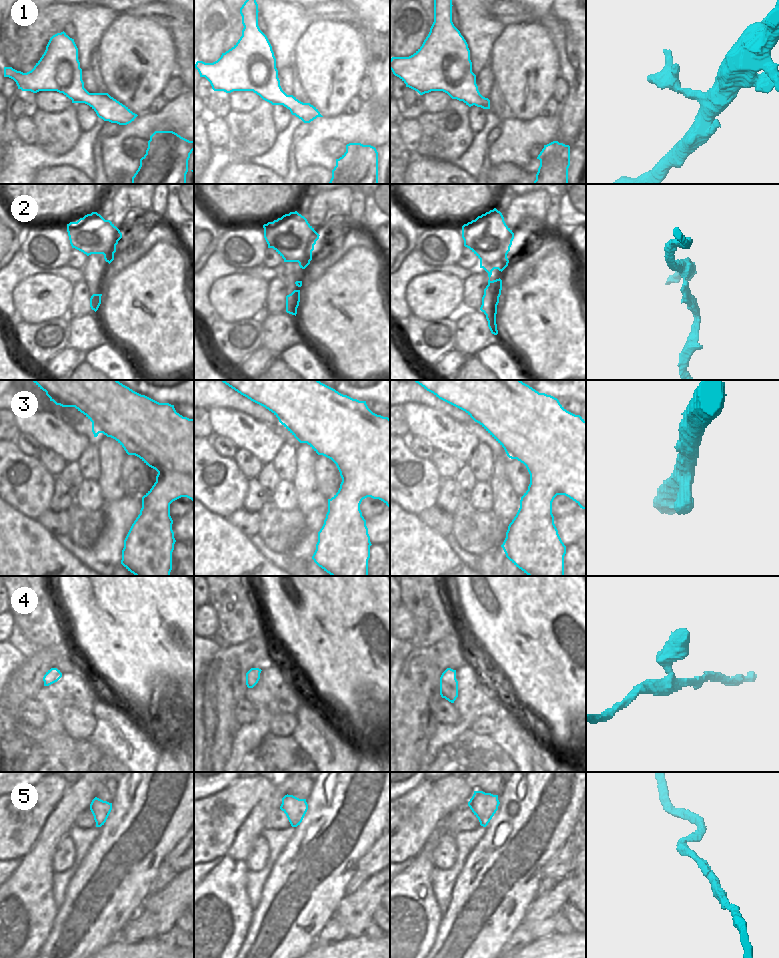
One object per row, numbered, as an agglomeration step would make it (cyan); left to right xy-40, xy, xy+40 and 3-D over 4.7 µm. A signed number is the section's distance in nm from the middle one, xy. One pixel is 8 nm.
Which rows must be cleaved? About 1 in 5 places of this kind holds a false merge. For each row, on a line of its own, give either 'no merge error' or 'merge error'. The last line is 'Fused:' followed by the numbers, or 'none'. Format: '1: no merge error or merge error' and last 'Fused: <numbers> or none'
1: no merge error
2: merge error
3: no merge error
4: no merge error
5: no merge error
Fused: 2

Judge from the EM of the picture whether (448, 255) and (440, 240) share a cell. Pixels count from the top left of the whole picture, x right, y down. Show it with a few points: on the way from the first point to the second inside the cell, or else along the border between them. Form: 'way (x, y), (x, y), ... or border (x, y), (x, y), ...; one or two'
way (444, 251), (440, 244); one

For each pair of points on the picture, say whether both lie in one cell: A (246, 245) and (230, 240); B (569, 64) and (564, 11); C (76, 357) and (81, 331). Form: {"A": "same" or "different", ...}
{"A": "same", "B": "same", "C": "different"}

